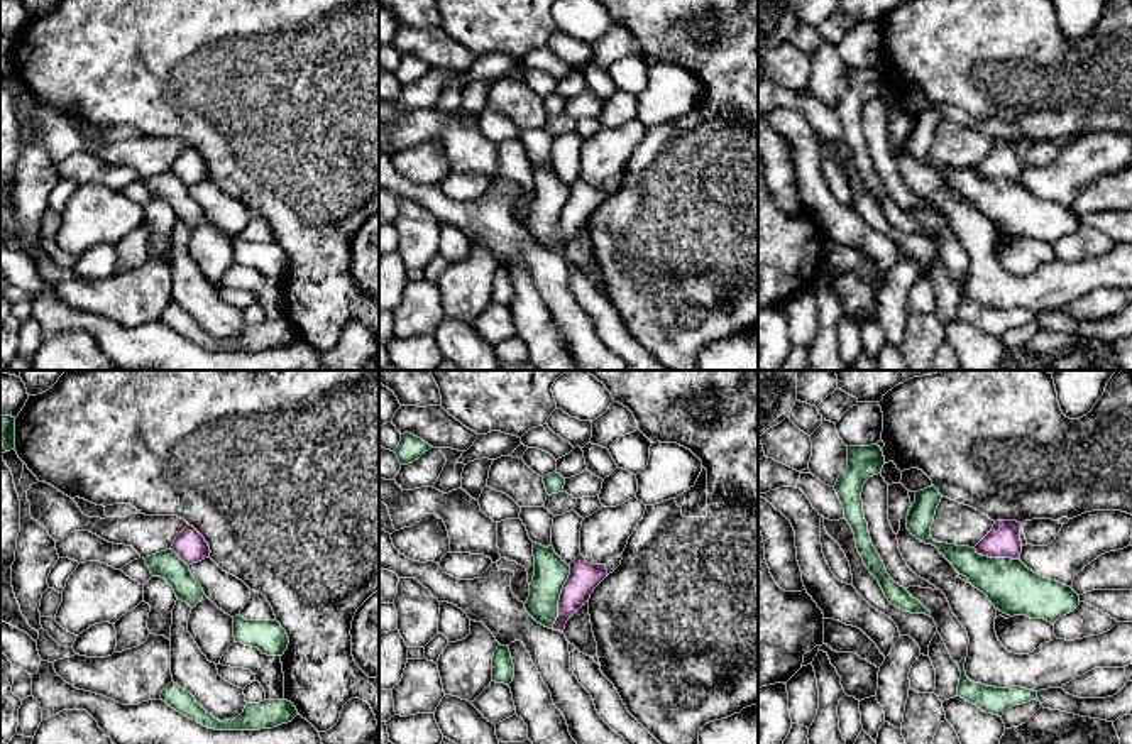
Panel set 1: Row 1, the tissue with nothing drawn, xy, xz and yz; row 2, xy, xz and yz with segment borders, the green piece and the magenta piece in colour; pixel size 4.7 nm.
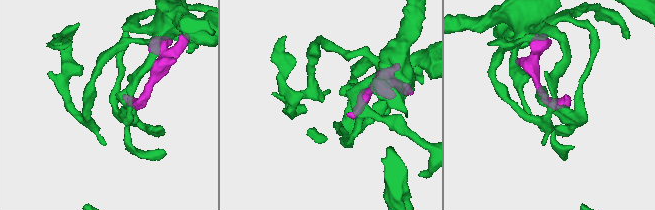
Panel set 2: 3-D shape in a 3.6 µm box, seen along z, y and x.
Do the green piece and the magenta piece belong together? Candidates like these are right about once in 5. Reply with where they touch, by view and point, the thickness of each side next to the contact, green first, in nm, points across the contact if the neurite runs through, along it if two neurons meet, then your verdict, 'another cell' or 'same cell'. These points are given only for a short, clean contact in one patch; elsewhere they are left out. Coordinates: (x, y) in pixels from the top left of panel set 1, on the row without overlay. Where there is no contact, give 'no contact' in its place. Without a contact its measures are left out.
contact xz (559, 218); calibres 160 and 140 nm; border xz (569, 186), (569, 196), (560, 212), (559, 237), (550, 249); another cell

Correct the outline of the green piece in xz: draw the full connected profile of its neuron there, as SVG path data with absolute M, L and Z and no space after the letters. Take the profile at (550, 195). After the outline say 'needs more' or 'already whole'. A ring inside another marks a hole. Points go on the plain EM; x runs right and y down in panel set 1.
M533 164L535 198L530 206L526 233L541 247L552 250L558 238L558 222L570 196L570 188L555 174L553 167Z | already whole

